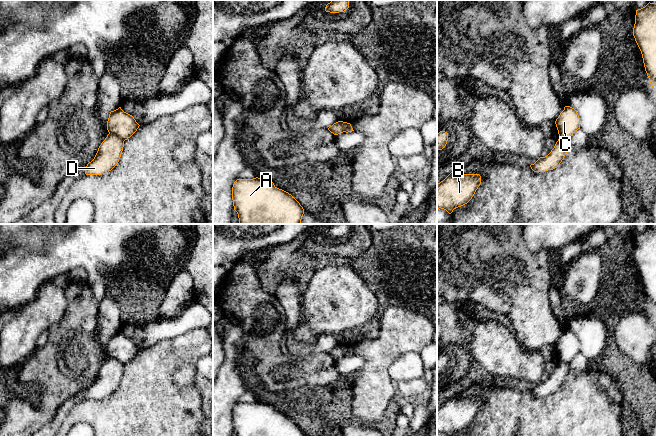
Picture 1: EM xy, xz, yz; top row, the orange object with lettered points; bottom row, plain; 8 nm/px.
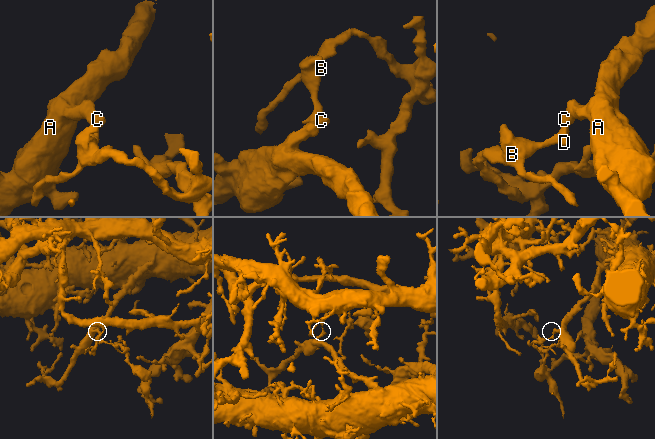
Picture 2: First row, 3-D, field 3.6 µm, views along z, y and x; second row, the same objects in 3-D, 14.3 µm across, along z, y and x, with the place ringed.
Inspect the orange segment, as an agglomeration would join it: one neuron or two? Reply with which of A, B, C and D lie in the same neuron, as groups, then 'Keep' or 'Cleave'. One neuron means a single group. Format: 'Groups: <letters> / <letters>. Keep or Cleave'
Groups: A C / B D. Cleave

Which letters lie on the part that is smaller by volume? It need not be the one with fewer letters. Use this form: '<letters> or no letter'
B, D

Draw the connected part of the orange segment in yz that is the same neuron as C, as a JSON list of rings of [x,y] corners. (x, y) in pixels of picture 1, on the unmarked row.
[[[565,330],[564,334],[556,343],[555,348],[559,360],[569,363],[575,355],[580,353],[580,342],[574,332],[570,330]]]

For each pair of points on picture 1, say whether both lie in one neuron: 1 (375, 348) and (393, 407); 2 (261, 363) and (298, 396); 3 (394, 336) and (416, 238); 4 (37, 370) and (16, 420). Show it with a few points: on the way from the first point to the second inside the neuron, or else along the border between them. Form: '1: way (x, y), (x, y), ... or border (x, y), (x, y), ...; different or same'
1: border (389, 403), (384, 412); different
2: border (302, 386), (279, 391), (268, 391), (266, 389); different
3: border (422, 315), (398, 306), (389, 306), (380, 320); different
4: way (44, 386), (44, 406), (32, 415); same

